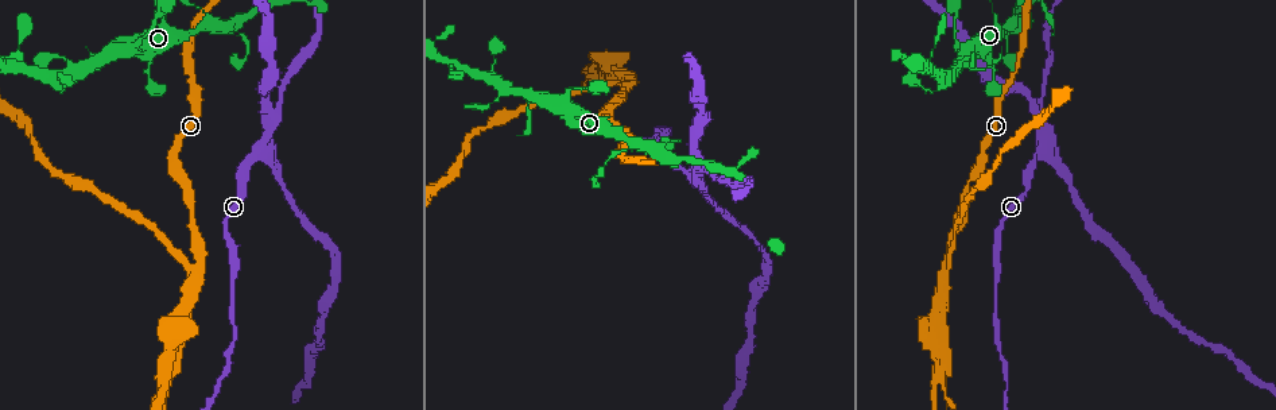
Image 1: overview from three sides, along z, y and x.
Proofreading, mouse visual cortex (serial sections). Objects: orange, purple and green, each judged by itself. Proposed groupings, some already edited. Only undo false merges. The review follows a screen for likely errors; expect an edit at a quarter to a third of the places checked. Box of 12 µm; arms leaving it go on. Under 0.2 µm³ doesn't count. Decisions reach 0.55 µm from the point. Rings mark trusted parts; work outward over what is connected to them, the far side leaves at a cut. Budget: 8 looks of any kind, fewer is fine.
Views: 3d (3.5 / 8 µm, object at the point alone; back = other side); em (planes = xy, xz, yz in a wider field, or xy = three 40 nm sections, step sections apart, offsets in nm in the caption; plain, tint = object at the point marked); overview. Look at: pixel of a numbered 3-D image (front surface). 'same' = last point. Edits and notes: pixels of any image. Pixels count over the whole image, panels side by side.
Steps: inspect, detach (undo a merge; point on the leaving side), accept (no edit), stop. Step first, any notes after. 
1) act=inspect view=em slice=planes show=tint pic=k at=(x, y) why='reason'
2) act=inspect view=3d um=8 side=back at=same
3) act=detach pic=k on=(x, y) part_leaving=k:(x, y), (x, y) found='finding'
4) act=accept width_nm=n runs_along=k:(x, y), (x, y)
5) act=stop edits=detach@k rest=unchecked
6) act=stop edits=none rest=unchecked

act=inspect view=3d um=3.5 side=back pic=1 at=(955, 44) why='thin arm on a thick one'

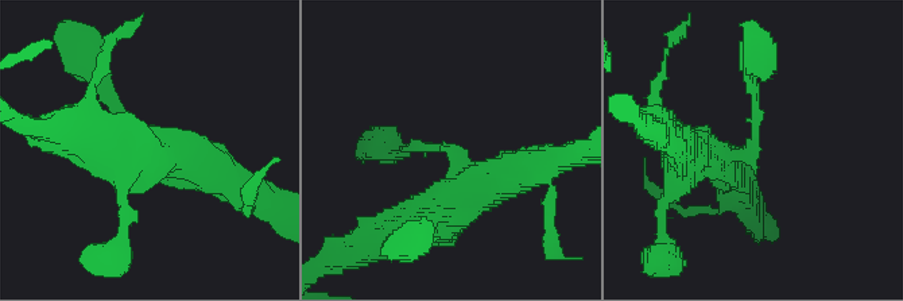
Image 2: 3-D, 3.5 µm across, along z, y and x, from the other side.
act=inspect view=em slice=xy step=2 show=tint pic=2 at=(743, 155)

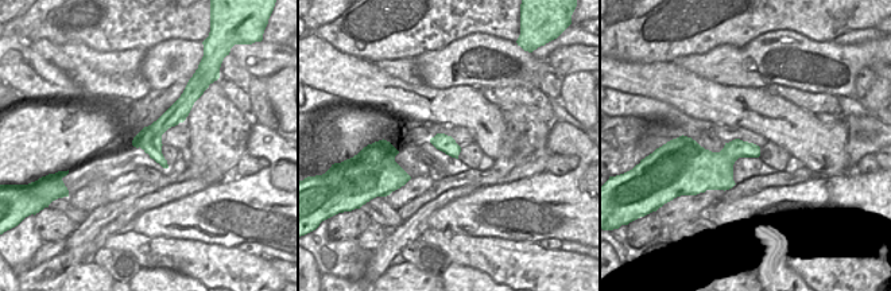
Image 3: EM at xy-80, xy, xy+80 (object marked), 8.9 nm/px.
act=accept arm_widths_nm=150,450,500 runs_along=2:(685, 153), (744, 153), (754, 141), (754, 83) found='continuous, no second cell'

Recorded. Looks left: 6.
act=inspect view=3d um=8 pic=1 at=(1008, 28) why='three arms meet'

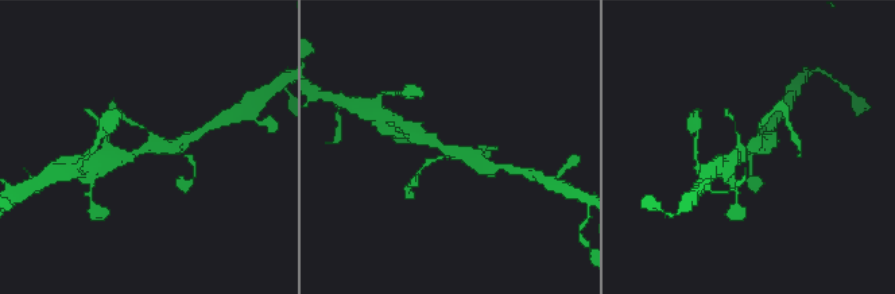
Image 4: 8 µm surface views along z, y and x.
act=inspect view=em slice=xy step=5 show=tint pic=4 at=(150, 147)

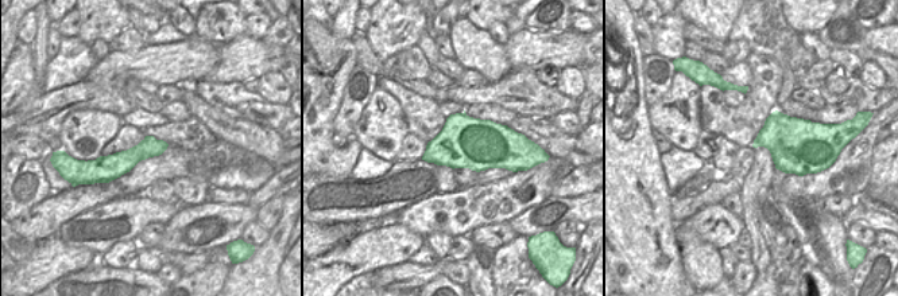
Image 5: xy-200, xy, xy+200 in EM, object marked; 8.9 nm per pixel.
act=accept runs_along=5:(163, 145), (147, 147), (101, 168) found='all the same cell'

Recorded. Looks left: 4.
act=inspect view=3d um=3.5 side=back pic=1 at=(261, 149) why='abrupt turn'

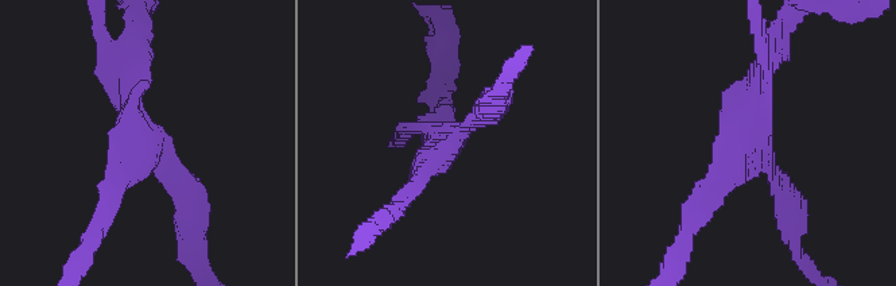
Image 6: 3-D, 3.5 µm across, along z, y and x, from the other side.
act=inspect view=em slice=xy step=1 show=tint pic=6 at=(142, 139) why='shape alone is not enough'

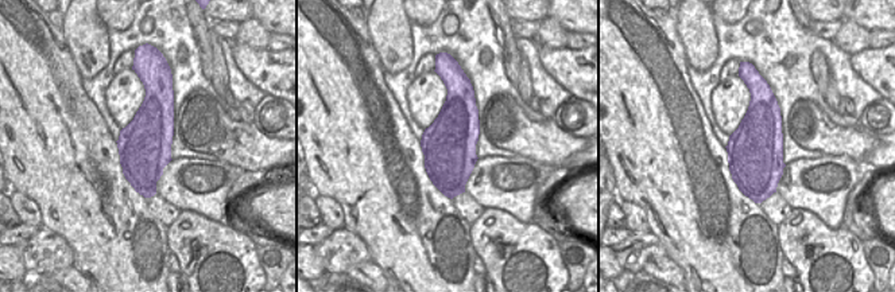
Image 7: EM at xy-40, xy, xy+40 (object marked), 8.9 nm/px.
act=detach pic=6 on=(113, 132) part_leaving=6:(151, 140), (93, 232) found='two cells meet here'

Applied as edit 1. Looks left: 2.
act=stop edits=detach@6 rest=unchecked

